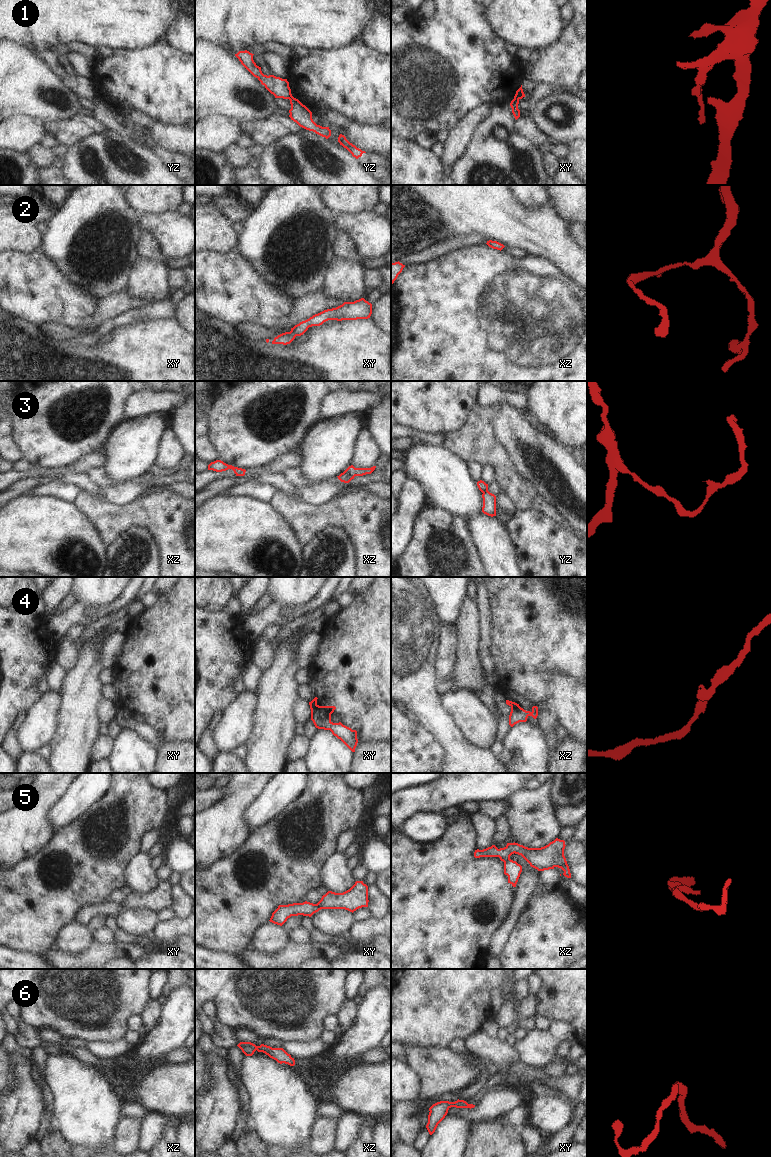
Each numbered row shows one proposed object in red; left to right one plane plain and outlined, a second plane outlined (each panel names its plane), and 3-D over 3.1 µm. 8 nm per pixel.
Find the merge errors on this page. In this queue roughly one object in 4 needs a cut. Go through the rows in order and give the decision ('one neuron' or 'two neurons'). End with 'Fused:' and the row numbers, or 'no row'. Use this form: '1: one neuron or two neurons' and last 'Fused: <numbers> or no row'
1: two neurons
2: one neuron
3: two neurons
4: one neuron
5: one neuron
6: one neuron
Fused: 1, 3

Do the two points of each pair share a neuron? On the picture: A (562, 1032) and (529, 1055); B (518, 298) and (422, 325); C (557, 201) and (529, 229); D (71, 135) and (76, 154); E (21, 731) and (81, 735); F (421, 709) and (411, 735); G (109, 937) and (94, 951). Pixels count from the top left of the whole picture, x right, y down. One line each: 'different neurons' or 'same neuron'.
A: same neuron
B: same neuron
C: different neurons
D: different neurons
E: different neurons
F: different neurons
G: different neurons

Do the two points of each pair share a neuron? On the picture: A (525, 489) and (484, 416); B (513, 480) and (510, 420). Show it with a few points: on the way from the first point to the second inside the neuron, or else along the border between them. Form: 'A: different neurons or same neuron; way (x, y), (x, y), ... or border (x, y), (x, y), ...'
A: same neuron; way (507, 471), (502, 463), (484, 445), (484, 434)
B: different neurons; border (499, 443), (507, 453), (515, 469), (527, 481)

